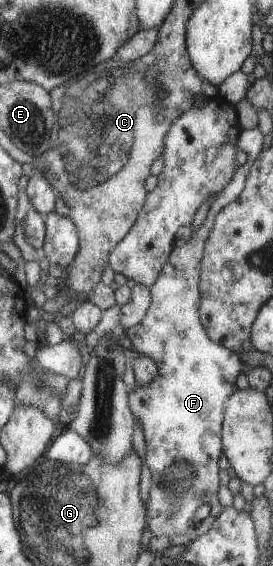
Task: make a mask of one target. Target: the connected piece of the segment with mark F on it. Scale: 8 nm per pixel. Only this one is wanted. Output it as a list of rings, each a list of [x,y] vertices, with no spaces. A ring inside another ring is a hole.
[[[247,163],[236,170],[233,180],[216,195],[209,204],[206,217],[196,231],[192,231],[189,240],[181,247],[174,247],[170,259],[162,270],[158,281],[150,288],[152,301],[143,322],[129,327],[126,331],[131,340],[132,349],[141,355],[153,357],[159,365],[158,375],[151,384],[129,386],[129,400],[136,420],[143,428],[146,444],[146,464],[152,473],[152,492],[148,499],[148,524],[153,536],[185,536],[192,543],[198,536],[211,530],[215,519],[222,513],[219,502],[219,460],[224,453],[223,423],[226,402],[237,391],[237,378],[243,368],[238,352],[215,342],[202,322],[200,287],[203,278],[203,257],[207,248],[207,239],[218,212],[231,204],[245,190],[253,163]],[[208,503],[211,511],[207,518],[193,526],[193,514],[201,504]]]

